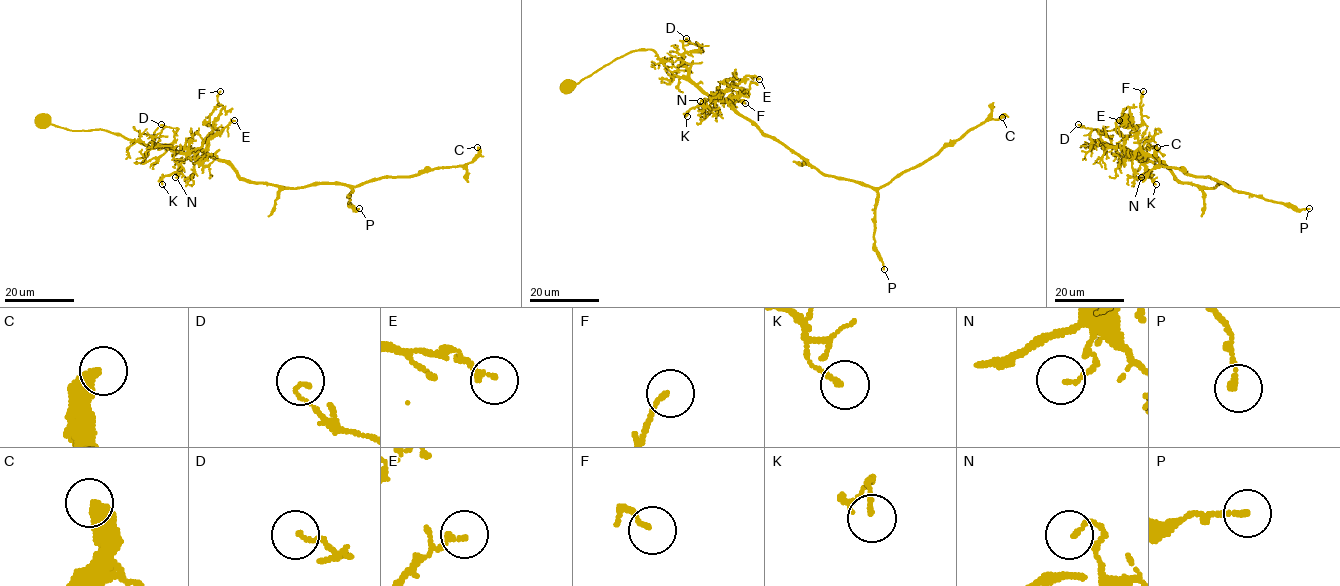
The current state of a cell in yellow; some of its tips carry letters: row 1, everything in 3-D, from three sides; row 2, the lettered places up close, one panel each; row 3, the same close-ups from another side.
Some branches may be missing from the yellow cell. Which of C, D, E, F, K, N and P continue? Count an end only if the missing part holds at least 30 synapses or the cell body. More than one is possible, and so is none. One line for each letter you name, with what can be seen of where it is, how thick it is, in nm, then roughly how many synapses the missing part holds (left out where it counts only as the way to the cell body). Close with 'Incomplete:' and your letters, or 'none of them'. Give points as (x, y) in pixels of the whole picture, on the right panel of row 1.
Incomplete: none of them

